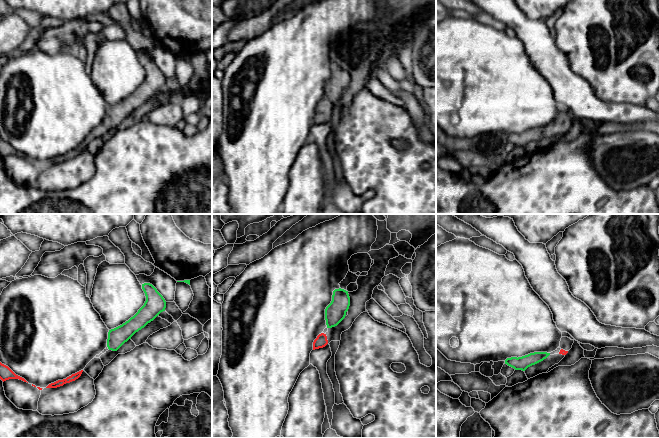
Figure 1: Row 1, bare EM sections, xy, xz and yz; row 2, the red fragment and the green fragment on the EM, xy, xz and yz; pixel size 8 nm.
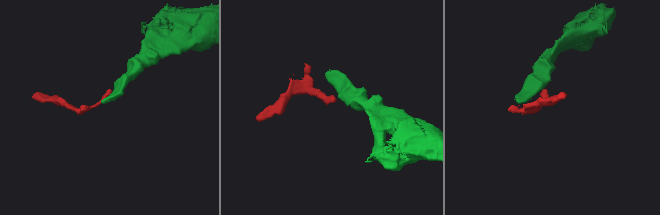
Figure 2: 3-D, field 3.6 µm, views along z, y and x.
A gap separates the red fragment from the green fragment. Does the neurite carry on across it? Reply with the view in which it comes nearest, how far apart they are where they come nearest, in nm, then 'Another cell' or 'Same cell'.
Closest in xz. Distance 60 nm. Same cell

